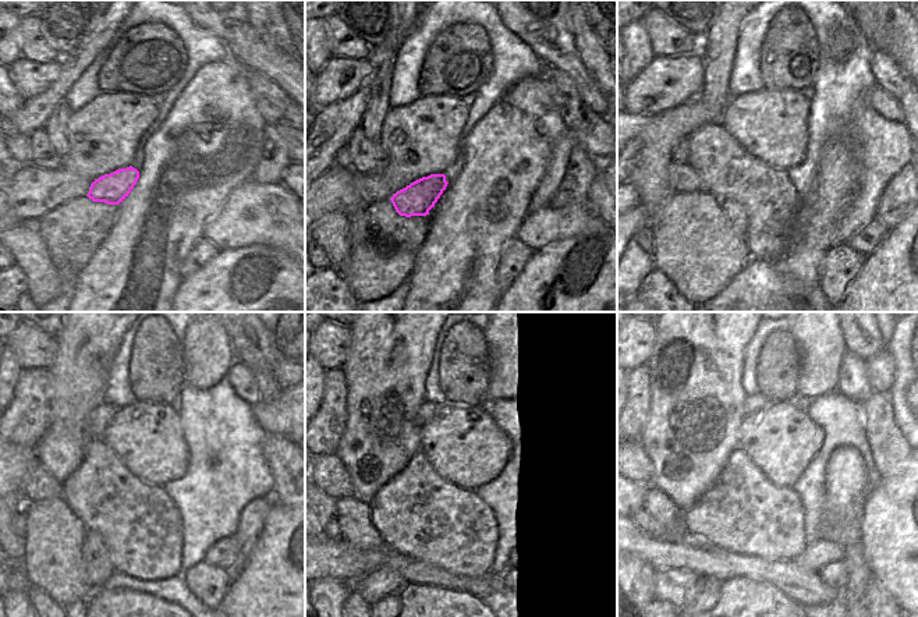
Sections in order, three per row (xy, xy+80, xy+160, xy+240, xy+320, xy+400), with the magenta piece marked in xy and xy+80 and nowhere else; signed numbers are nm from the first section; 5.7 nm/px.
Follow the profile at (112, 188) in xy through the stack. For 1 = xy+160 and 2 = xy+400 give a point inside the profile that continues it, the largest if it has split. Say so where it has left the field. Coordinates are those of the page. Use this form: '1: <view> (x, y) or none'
1: xy+160 (734, 215)
2: xy+400 (679, 587)

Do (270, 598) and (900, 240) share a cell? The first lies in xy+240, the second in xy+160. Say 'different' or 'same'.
same

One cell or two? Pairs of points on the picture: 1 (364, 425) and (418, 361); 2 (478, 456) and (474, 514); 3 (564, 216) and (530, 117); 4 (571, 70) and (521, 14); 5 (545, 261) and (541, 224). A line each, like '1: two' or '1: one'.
1: one
2: two
3: two
4: one
5: two

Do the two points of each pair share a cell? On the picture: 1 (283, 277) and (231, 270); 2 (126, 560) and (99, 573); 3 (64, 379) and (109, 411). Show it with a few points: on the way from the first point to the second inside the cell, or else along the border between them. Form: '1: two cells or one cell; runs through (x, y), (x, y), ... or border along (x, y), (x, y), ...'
1: one cell; runs through (270, 276), (244, 276)
2: two cells; border along (100, 536), (114, 571)
3: two cells; border along (105, 401), (87, 418), (88, 436)

